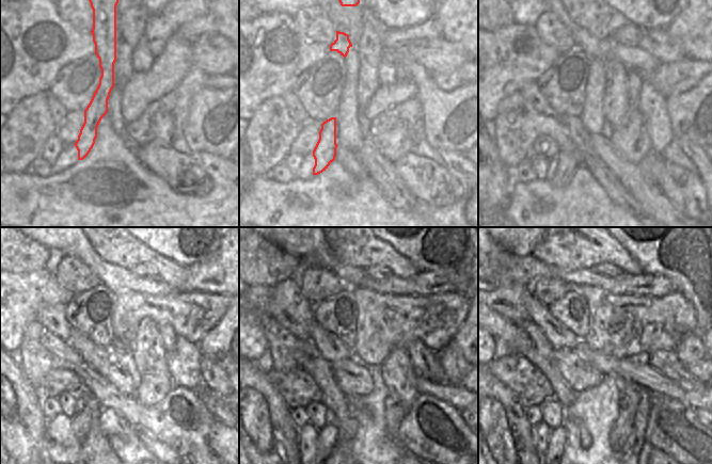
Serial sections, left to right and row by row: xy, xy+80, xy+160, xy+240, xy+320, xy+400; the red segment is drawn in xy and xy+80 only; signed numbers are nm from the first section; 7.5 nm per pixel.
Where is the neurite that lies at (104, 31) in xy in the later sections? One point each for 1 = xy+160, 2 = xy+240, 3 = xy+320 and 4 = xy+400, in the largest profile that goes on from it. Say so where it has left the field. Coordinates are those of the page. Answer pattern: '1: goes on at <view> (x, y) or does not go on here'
1: goes on at xy+160 (568, 162)
2: goes on at xy+240 (80, 422)
3: goes on at xy+320 (326, 437)
4: goes on at xy+400 (557, 440)

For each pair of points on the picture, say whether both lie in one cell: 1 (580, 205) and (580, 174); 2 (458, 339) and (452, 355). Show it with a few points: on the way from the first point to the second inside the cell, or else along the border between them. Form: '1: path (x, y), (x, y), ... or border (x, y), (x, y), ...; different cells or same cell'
1: path (580, 197), (580, 181); same cell
2: border (452, 340), (467, 363); different cells

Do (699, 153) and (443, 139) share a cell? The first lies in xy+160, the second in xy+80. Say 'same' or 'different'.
different

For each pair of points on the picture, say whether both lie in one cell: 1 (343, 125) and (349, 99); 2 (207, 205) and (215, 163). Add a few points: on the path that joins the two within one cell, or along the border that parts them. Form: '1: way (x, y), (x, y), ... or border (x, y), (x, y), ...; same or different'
1: way (347, 118), (348, 106); same
2: way (218, 194), (218, 174); same

